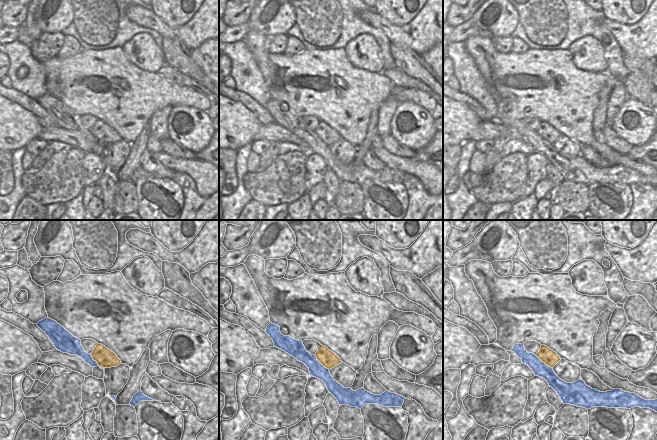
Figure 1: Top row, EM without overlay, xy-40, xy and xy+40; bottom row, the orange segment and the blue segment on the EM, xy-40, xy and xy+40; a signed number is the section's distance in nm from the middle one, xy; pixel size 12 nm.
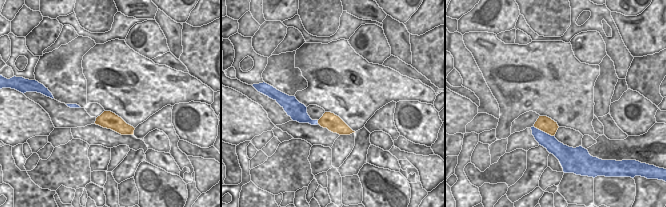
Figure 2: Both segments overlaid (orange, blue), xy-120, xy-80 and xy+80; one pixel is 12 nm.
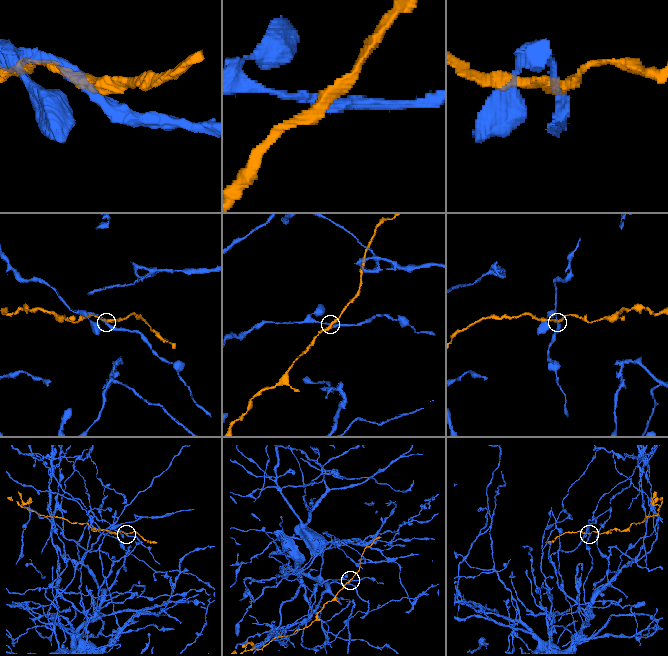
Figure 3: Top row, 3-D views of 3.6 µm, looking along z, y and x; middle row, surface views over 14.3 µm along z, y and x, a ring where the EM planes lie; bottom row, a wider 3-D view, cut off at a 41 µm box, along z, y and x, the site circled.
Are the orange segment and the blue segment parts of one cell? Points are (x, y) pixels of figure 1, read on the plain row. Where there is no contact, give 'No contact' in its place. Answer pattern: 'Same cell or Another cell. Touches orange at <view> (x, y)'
Another cell. Touches orange at xy (321, 139)

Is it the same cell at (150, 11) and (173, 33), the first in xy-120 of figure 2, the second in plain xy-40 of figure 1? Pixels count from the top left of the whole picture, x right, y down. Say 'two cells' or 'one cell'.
one cell

